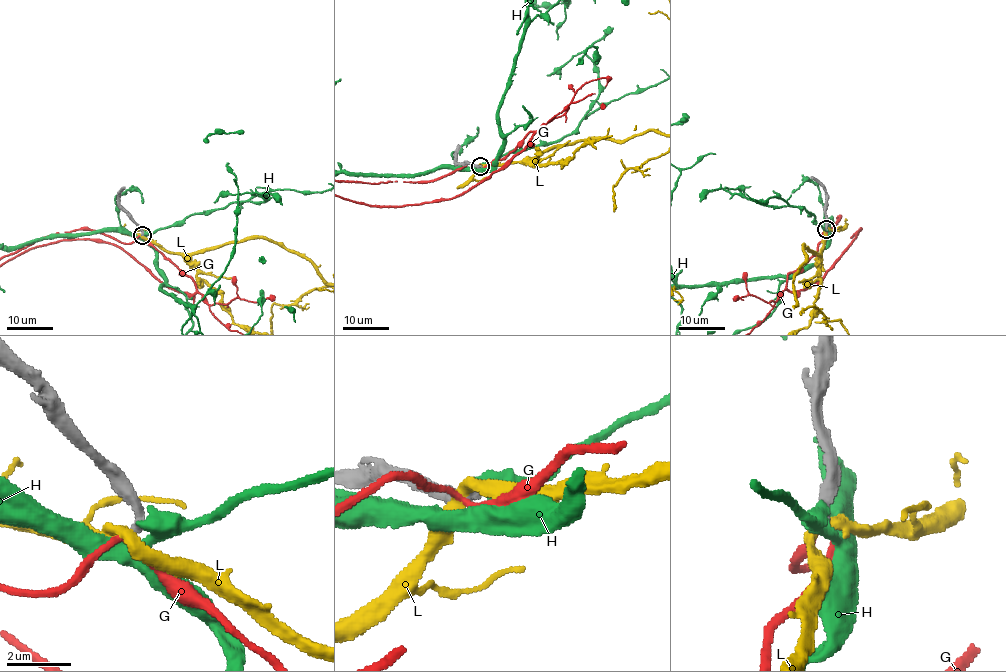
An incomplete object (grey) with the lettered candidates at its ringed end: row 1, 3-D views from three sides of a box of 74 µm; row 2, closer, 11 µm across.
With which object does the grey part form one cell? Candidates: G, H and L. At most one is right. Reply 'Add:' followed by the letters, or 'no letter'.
Add: no letter

